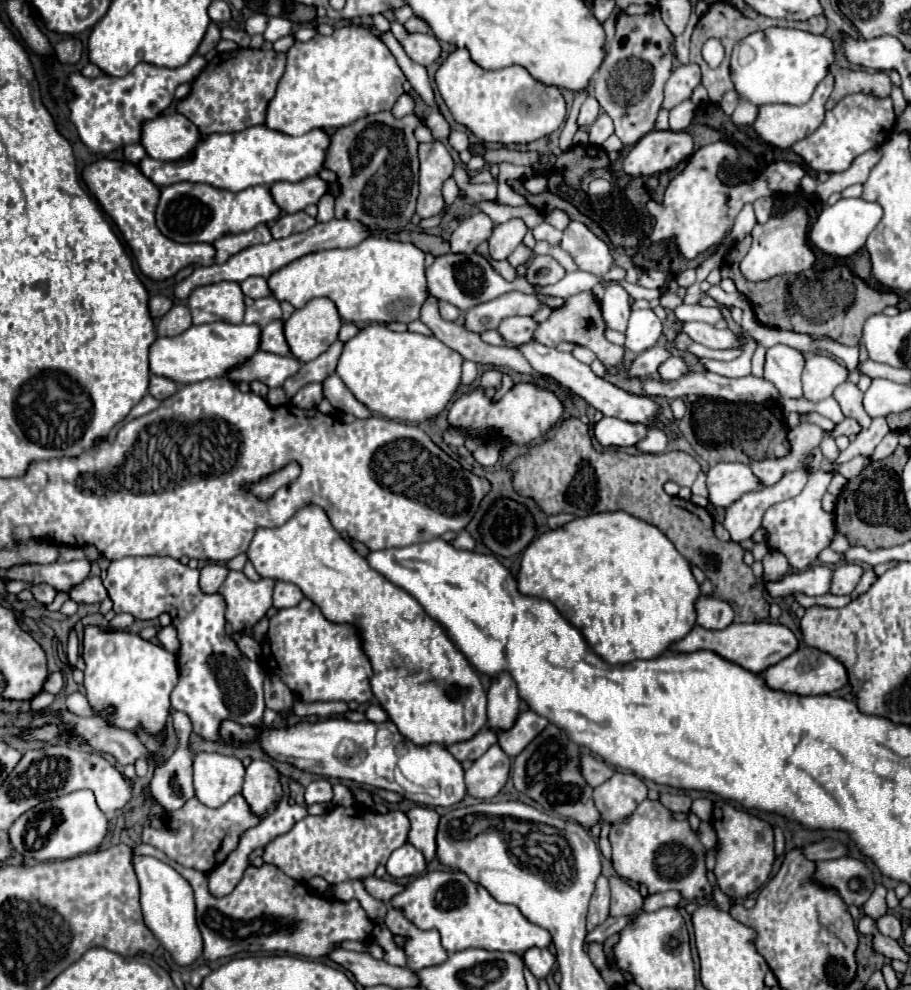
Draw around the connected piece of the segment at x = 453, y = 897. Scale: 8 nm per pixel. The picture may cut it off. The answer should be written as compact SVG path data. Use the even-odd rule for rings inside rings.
M426 872L424 876L412 880L404 886L400 894L390 900L392 908L400 910L406 920L410 920L420 930L438 930L442 936L442 946L448 952L458 952L466 948L502 950L502 952L526 952L528 948L548 948L550 934L528 922L518 906L502 904L492 898L492 894L472 882L464 872Z

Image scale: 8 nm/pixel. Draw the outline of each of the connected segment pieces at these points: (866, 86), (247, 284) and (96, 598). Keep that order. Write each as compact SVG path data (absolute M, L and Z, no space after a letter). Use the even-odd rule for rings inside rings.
M838 68L834 72L836 84L834 92L826 104L826 108L832 108L836 102L840 102L844 96L854 92L874 94L874 96L890 96L892 82L886 72L862 72L862 70L850 70L850 68Z
M252 276L252 278L244 280L240 286L242 286L244 296L250 296L254 300L256 298L266 298L266 296L272 294L270 288L268 288L268 280L266 278L260 278L260 276Z
M90 576L86 582L82 582L82 586L76 586L74 590L70 590L70 596L76 602L96 604L96 602L102 602L108 596L108 592L106 592L100 576Z

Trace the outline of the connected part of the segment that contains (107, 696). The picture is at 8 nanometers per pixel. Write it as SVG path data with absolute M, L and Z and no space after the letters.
M88 626L84 632L82 656L86 660L86 698L94 712L102 712L112 706L114 712L106 714L104 720L122 730L142 730L150 736L158 736L164 730L170 710L170 692L178 682L174 654L166 652L158 644L142 640L138 634L104 632L96 626Z

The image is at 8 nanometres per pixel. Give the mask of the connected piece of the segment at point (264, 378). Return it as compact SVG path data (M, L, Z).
M260 350L258 354L254 354L254 358L250 358L250 362L244 362L242 366L238 366L238 370L232 370L228 378L234 382L260 380L268 388L278 388L284 384L286 378L294 376L300 368L302 362L294 356L278 356Z

